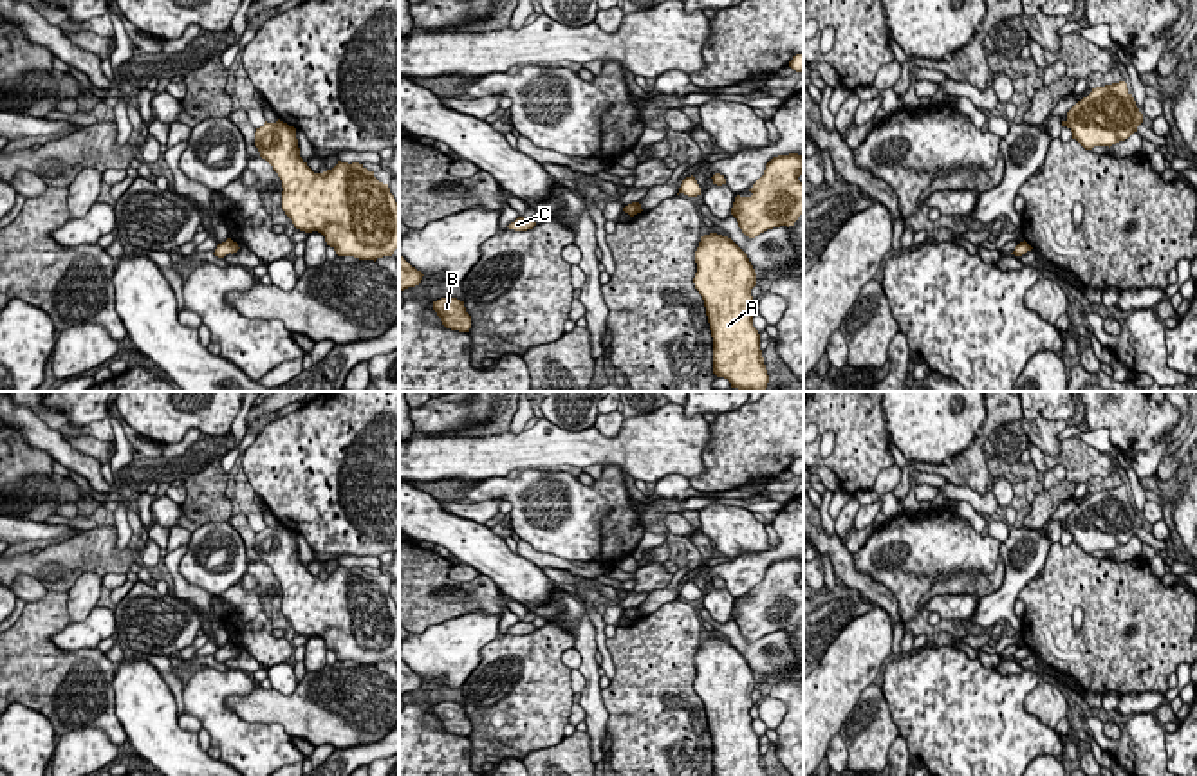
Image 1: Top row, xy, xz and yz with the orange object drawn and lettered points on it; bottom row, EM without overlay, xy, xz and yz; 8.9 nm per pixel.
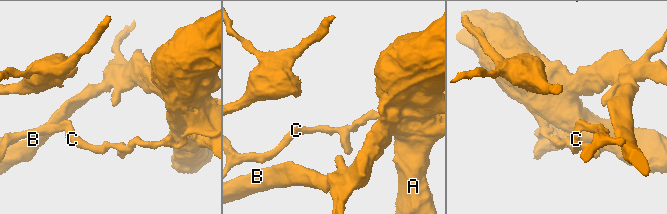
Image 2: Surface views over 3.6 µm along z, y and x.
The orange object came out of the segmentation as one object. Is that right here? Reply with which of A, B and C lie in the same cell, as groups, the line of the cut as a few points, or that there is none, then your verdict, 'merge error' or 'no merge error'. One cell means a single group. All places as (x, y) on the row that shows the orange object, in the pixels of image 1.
A B / C | yz (1029, 246), (1017, 248) | merge error

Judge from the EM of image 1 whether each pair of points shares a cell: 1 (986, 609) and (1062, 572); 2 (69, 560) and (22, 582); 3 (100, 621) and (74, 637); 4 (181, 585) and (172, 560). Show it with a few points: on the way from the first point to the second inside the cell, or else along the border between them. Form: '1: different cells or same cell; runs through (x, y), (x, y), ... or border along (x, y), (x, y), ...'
1: different cells; border along (1044, 560), (1044, 569), (1017, 598)
2: different cells; border along (18, 574), (29, 574), (47, 589)
3: same cell; runs through (94, 627), (80, 636)
4: same cell; runs through (177, 580), (172, 565)

